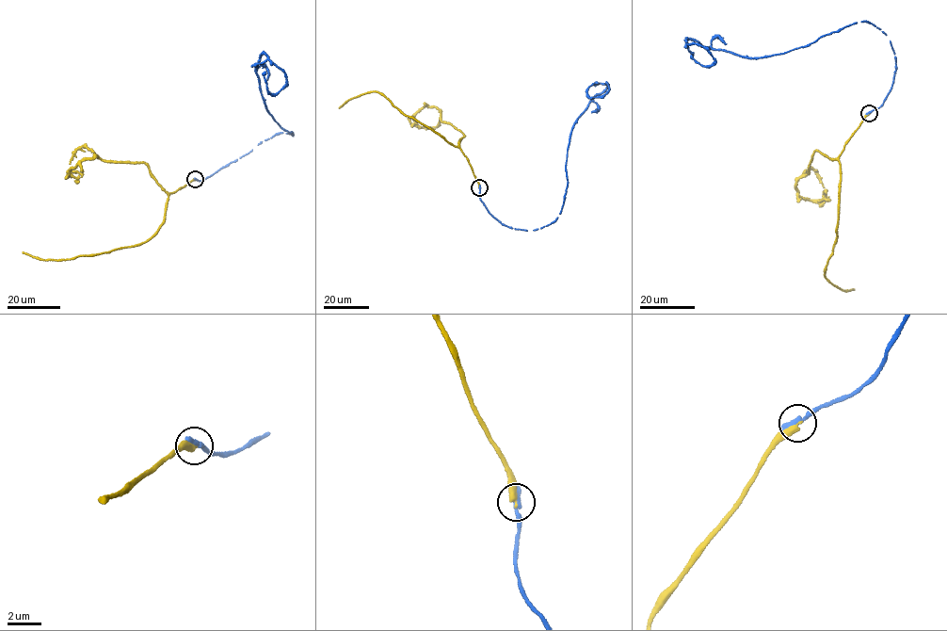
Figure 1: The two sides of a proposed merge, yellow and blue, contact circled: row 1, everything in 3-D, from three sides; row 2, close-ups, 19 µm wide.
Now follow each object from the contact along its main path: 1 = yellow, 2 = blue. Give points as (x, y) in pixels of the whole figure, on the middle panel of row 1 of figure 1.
1: (479, 187), (461, 150), (409, 117), (383, 96), (374, 91), (361, 94), (339, 107)
2: (479, 187), (489, 212), (508, 227), (555, 220), (572, 125), (609, 90), (590, 98), (586, 88), (598, 82)

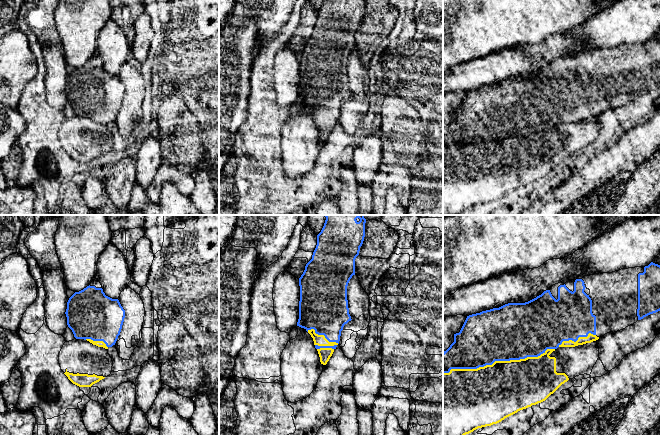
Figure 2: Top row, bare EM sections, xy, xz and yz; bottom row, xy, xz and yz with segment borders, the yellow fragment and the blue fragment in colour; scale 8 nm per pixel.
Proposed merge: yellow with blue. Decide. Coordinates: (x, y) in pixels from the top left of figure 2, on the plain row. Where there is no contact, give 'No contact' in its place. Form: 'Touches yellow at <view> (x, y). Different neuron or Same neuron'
Touches yellow at yz (498, 137). Different neuron

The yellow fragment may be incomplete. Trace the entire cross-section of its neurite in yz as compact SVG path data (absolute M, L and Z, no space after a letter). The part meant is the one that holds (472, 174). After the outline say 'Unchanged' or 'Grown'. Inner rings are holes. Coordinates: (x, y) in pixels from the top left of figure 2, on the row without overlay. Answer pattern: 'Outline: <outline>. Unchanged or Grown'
Outline: M591 109L576 118L563 117L557 125L547 125L538 133L520 136L495 137L477 145L451 145L443 149L443 215L457 215L474 206L497 200L520 186L545 177L562 160L579 151L590 151L599 134L597 116Z. Grown

